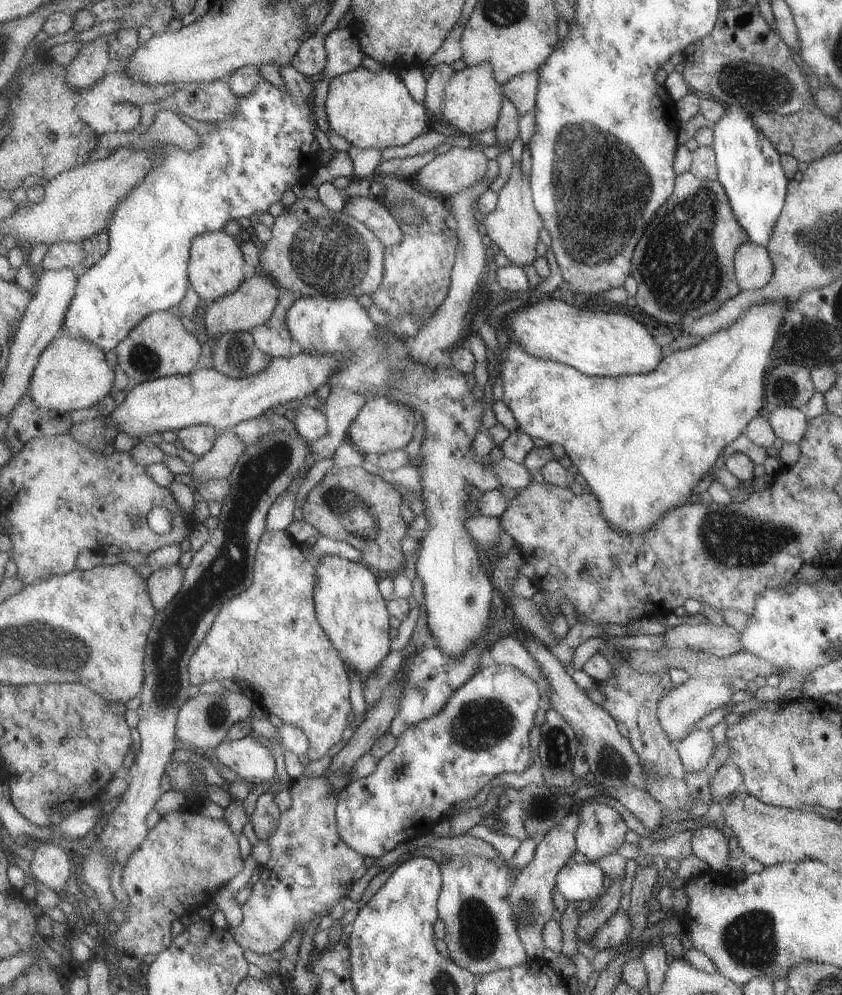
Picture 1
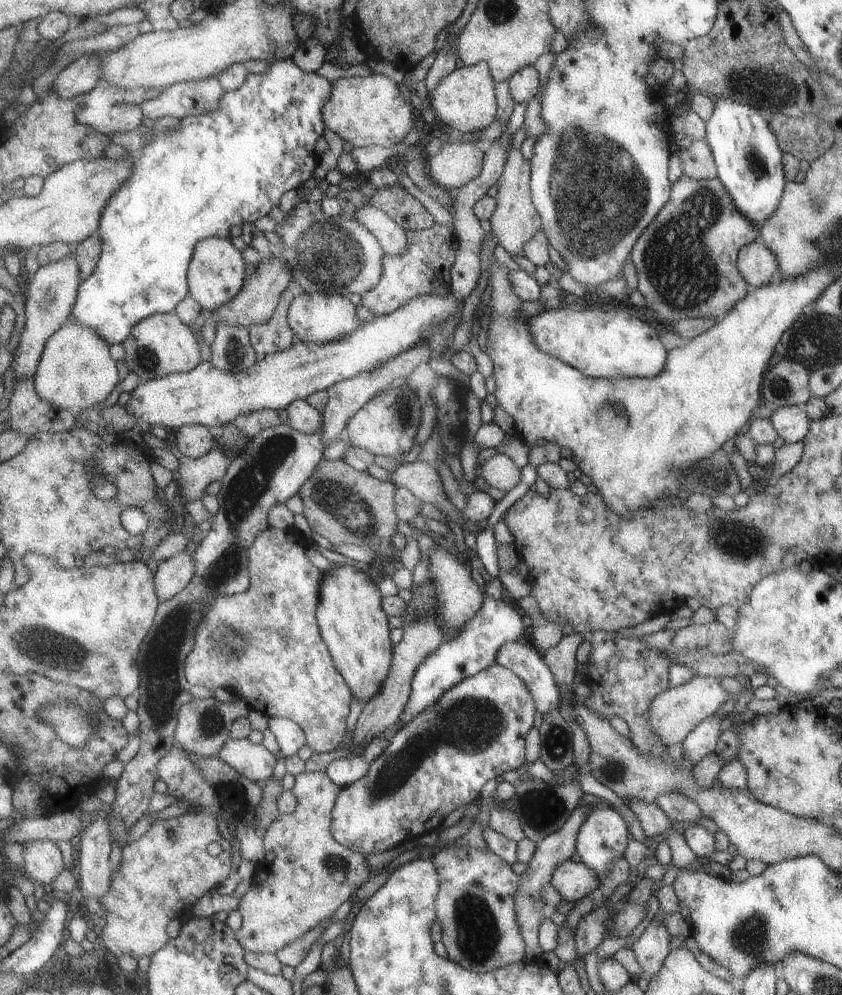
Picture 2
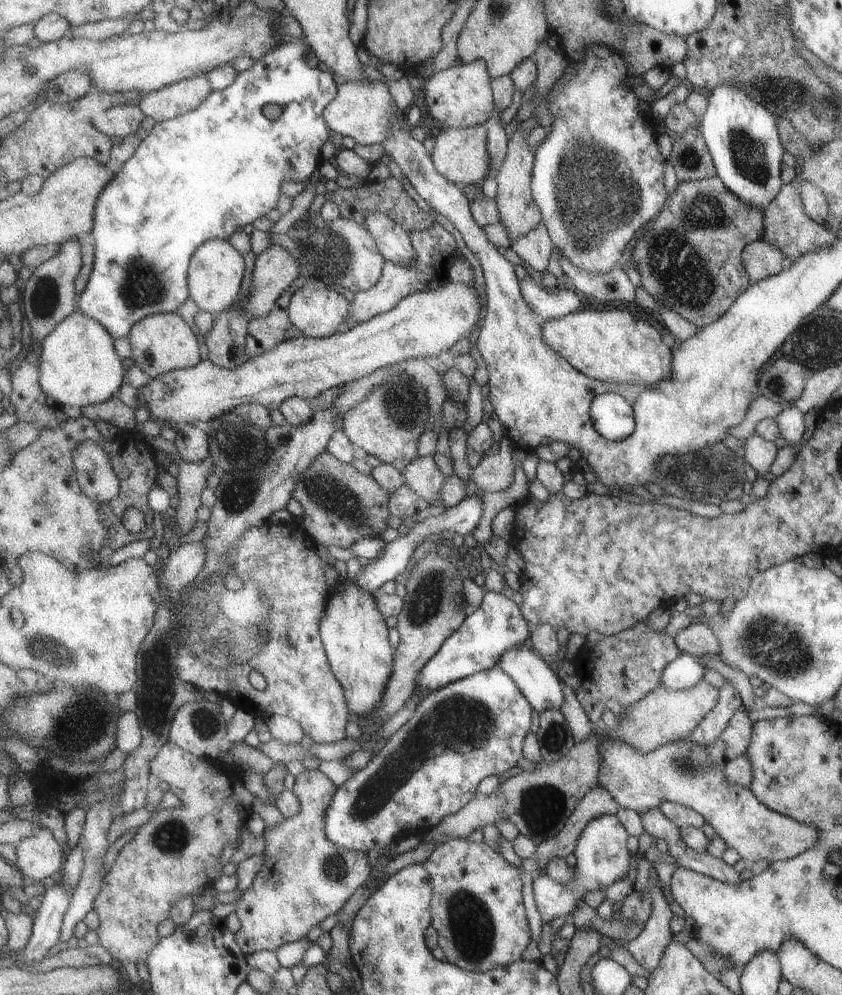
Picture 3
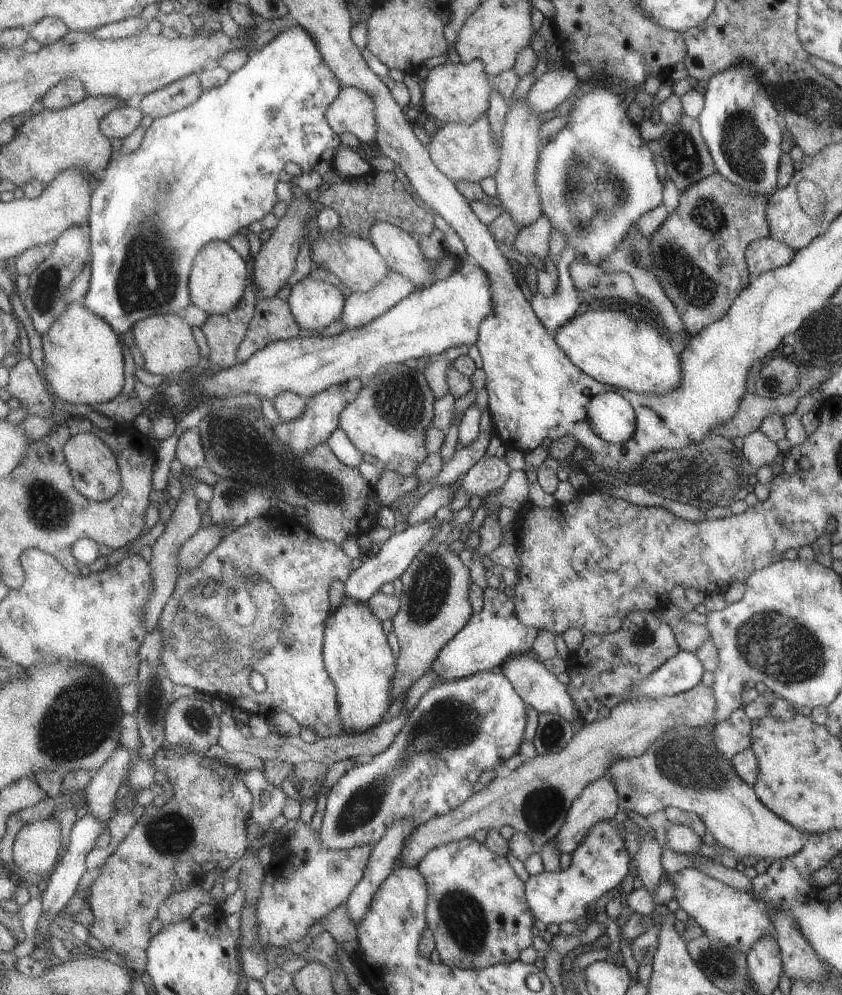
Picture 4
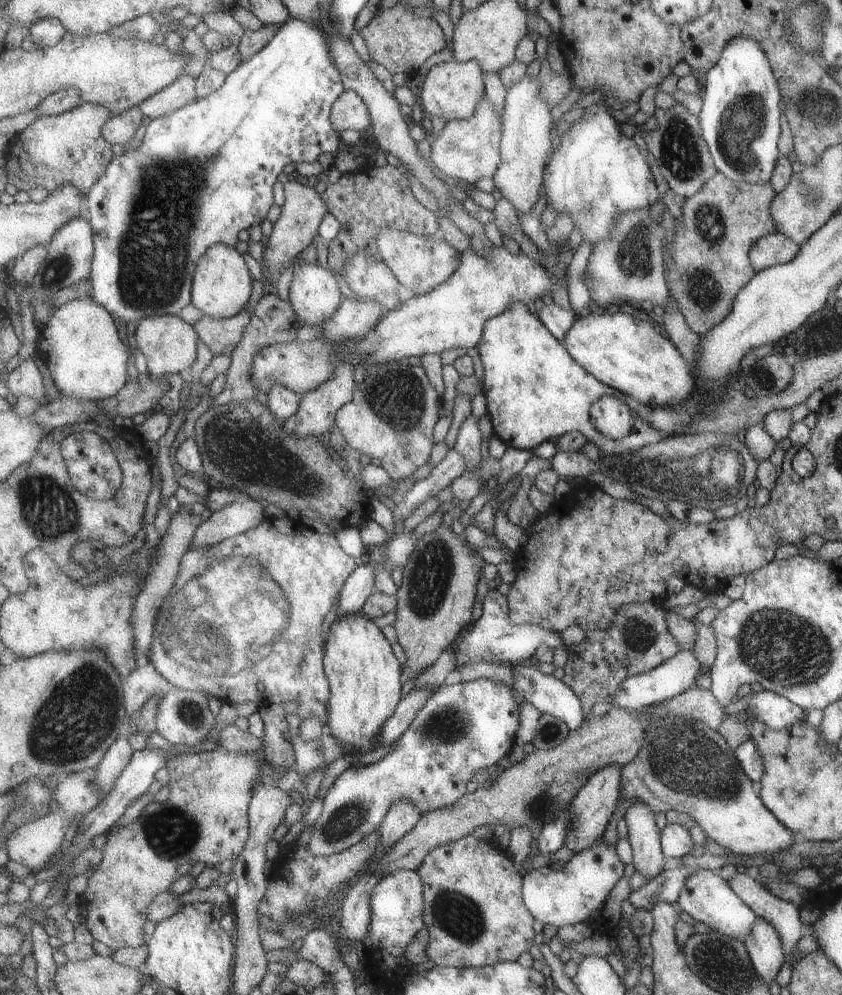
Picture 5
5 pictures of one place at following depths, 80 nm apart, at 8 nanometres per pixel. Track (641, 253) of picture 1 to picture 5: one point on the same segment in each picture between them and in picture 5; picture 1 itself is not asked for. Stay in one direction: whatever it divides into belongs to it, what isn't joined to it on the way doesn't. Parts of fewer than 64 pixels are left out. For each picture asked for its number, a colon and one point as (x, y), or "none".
2: (686, 263)
3: (689, 258)
4: (698, 251)
5: (707, 262)

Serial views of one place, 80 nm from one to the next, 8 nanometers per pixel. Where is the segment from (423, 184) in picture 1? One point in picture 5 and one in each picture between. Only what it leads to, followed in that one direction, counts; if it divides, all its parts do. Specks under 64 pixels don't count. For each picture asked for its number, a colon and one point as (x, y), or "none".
2: (455, 165)
3: (462, 156)
4: (464, 152)
5: (469, 150)

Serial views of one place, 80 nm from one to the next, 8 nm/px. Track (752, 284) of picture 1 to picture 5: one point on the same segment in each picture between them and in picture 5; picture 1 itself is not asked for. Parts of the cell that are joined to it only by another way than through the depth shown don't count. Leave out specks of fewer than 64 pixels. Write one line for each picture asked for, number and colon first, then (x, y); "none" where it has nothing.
2: (758, 265)
3: (759, 259)
4: (763, 254)
5: (773, 249)

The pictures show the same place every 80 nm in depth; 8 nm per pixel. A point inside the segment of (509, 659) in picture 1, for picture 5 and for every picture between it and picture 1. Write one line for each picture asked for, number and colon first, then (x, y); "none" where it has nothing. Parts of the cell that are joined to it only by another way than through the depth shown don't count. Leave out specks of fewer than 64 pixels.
2: (525, 661)
3: (541, 687)
4: (538, 687)
5: (547, 694)

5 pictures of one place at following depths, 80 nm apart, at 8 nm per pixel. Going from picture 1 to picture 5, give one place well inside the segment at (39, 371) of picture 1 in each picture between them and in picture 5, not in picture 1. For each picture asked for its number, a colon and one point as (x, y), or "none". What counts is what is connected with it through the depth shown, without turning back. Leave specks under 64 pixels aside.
2: (76, 372)
3: (79, 365)
4: (84, 364)
5: (83, 349)

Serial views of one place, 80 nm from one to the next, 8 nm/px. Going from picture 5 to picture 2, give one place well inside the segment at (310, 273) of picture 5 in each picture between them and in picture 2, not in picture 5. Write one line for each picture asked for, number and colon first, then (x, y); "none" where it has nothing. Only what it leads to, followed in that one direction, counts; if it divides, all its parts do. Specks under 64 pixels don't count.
2: (320, 318)
3: (317, 312)
4: (316, 304)

